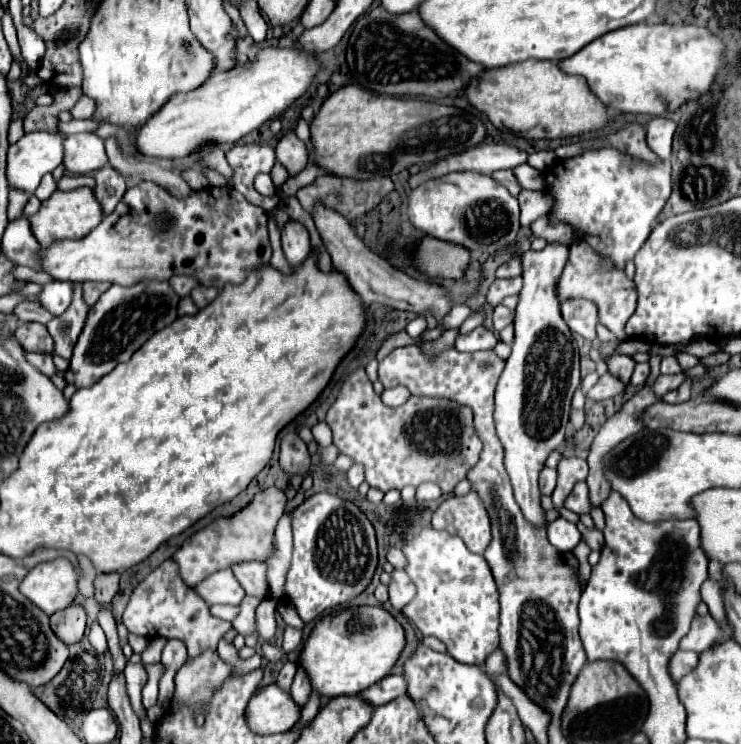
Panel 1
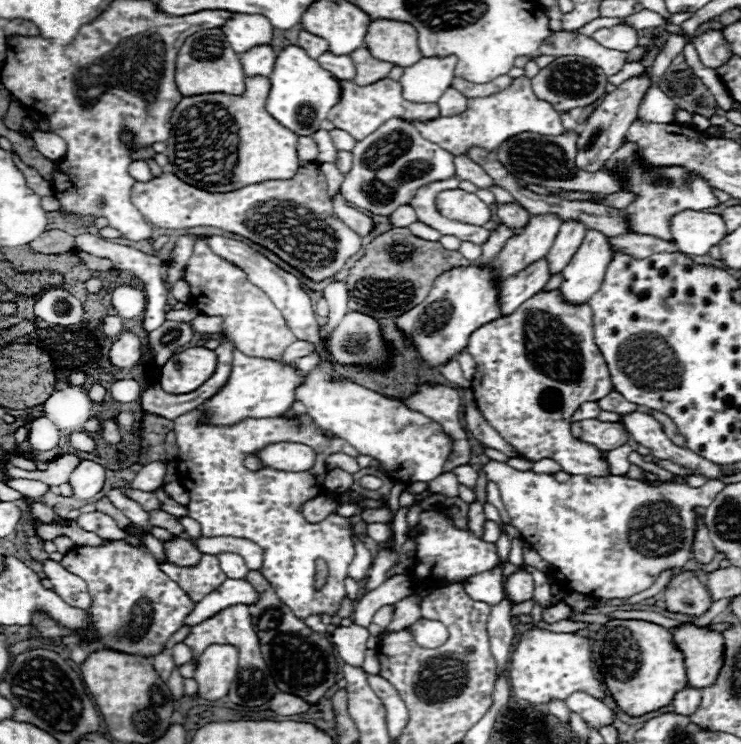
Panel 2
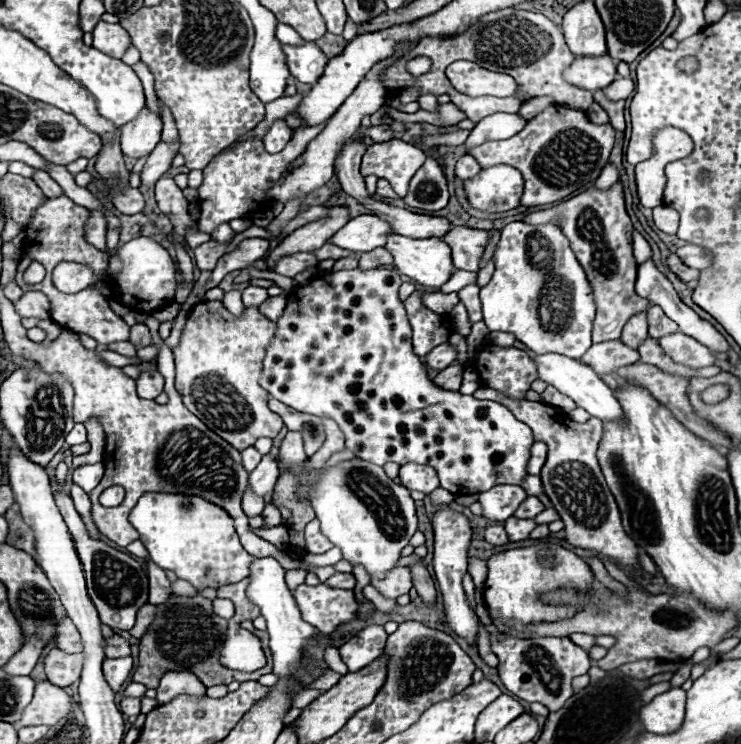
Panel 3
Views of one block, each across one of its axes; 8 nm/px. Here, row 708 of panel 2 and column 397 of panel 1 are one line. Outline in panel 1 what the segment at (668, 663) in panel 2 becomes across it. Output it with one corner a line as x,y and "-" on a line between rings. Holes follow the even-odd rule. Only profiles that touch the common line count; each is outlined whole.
352,606
316,622
298,656
298,666
308,674
312,690
320,696
352,696
388,676
402,648
404,628
390,612
374,606

